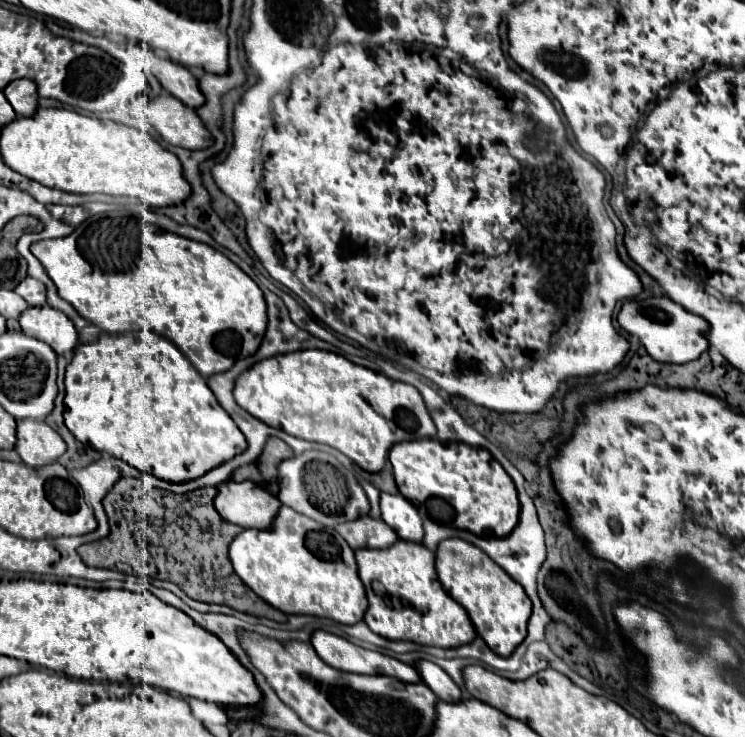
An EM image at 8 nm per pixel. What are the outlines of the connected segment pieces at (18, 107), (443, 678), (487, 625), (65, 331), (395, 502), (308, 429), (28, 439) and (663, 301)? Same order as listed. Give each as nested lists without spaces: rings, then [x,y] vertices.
[[[15,80],[11,82],[11,86],[3,88],[5,98],[9,100],[9,104],[13,106],[13,110],[17,112],[17,116],[27,116],[27,114],[35,114],[37,110],[37,86],[31,80]]]
[[[417,660],[415,668],[417,668],[419,676],[421,676],[421,682],[427,684],[435,692],[435,696],[439,700],[443,700],[443,702],[459,702],[463,698],[463,692],[459,690],[459,686],[437,664],[427,662],[427,660]]]
[[[461,538],[443,540],[437,546],[435,566],[445,592],[467,610],[485,644],[499,652],[499,656],[509,656],[523,642],[527,634],[527,620],[531,616],[531,600],[527,594],[523,594],[523,588],[511,580],[511,576],[499,570],[499,566],[495,566],[495,562],[491,562],[483,550]]]
[[[47,304],[41,308],[27,308],[19,324],[27,336],[47,342],[57,354],[67,354],[77,346],[77,330],[71,320],[61,310]]]
[[[381,494],[381,518],[397,532],[401,540],[421,542],[423,522],[417,508],[401,494]]]
[[[297,350],[255,362],[237,378],[233,396],[243,410],[255,414],[255,418],[259,418],[261,422],[267,422],[269,426],[277,422],[291,436],[329,444],[349,456],[367,472],[379,472],[385,466],[389,448],[395,442],[419,440],[437,434],[423,396],[411,384],[391,380],[381,372],[357,366],[345,356],[325,350]]]
[[[15,418],[17,423],[17,444],[21,460],[27,466],[39,468],[45,464],[57,462],[61,454],[65,454],[67,446],[63,438],[45,422],[37,418]]]
[[[667,296],[659,298],[645,298],[645,300],[627,300],[621,306],[621,312],[617,316],[617,322],[631,334],[639,336],[641,344],[647,348],[647,352],[657,362],[667,364],[685,364],[691,360],[697,360],[703,352],[707,352],[707,320],[683,310],[679,304],[675,304]]]

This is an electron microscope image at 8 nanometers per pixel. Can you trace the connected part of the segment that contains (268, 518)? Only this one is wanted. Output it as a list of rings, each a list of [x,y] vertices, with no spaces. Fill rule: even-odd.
[[[227,480],[217,486],[215,508],[223,520],[243,528],[269,528],[281,502],[251,480]]]

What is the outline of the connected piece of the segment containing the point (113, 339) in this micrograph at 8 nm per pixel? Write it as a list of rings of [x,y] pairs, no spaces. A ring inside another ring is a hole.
[[[151,330],[101,334],[97,342],[79,344],[67,366],[65,386],[65,426],[79,442],[91,444],[99,452],[109,452],[111,456],[161,480],[195,480],[247,448],[241,430],[219,406],[205,378],[191,366],[175,344]]]

